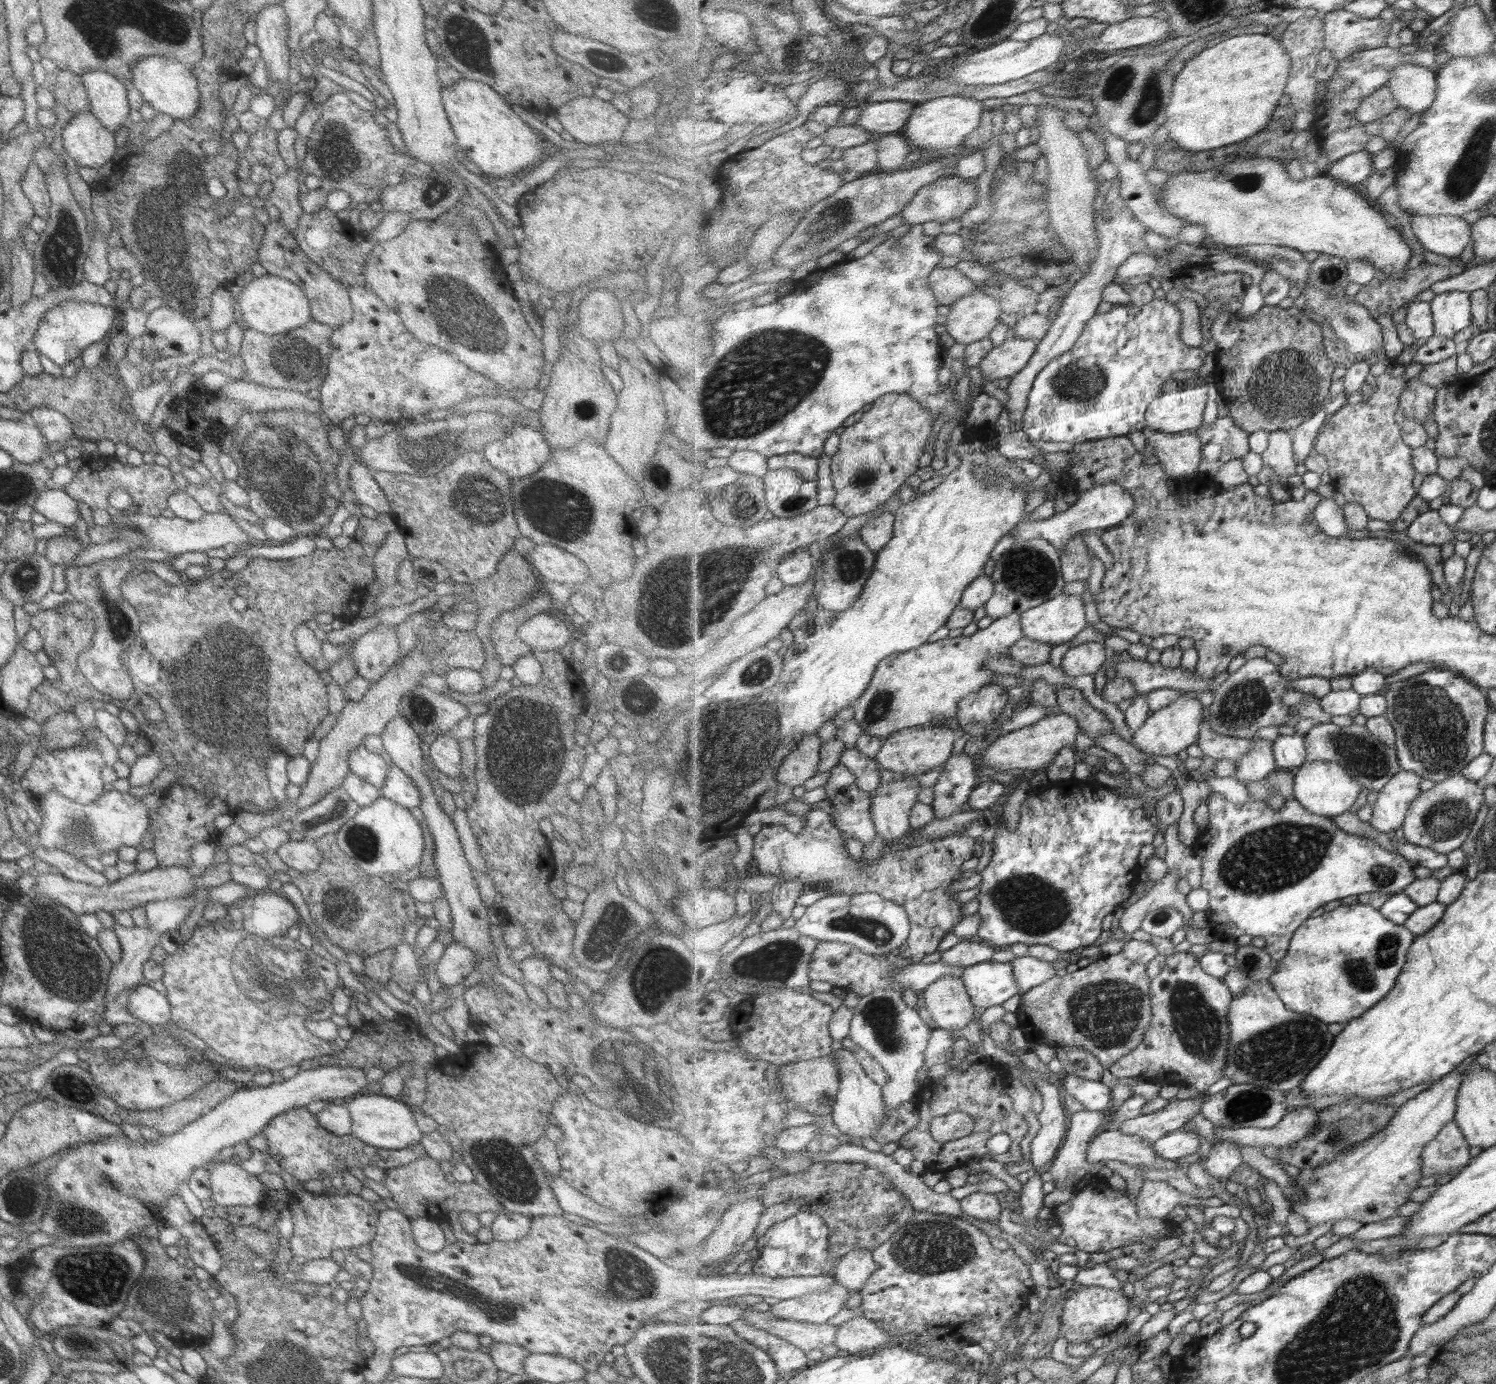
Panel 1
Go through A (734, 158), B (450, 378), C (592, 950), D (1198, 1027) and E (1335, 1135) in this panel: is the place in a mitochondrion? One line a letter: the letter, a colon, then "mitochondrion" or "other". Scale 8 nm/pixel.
A: other
B: other
C: other
D: mitochondrion
E: mitochondrion

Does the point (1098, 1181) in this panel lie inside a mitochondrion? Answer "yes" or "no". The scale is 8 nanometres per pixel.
no

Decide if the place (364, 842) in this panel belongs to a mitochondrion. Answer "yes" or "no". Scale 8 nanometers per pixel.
yes

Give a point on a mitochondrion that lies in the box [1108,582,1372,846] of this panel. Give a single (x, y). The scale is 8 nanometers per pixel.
(1244, 704)

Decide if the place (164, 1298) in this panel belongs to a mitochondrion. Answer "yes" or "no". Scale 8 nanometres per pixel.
yes

